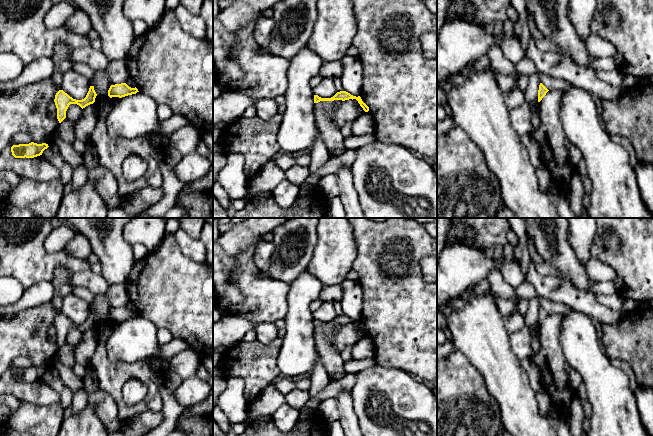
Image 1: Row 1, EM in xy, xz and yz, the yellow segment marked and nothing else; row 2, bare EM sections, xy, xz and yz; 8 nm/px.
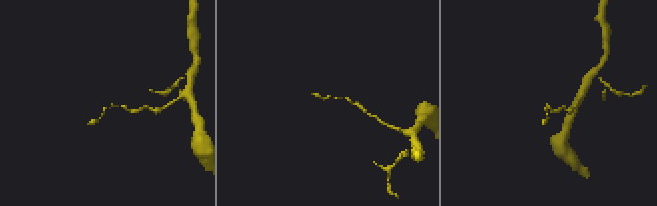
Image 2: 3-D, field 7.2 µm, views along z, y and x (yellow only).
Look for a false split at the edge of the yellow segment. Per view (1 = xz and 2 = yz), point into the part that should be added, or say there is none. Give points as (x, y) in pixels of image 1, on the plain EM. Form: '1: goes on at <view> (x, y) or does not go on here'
1: does not go on here
2: does not go on here

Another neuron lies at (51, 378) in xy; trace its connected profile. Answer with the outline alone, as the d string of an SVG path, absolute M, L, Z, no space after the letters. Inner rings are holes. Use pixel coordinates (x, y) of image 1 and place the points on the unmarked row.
M49 370L42 380L60 396L60 403L65 410L72 404L73 391L64 384L60 375L54 370Z

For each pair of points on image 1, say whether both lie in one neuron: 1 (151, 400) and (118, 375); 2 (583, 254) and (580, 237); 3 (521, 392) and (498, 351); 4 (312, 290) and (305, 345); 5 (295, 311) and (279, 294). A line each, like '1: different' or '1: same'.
1: same
2: same
3: same
4: same
5: different

